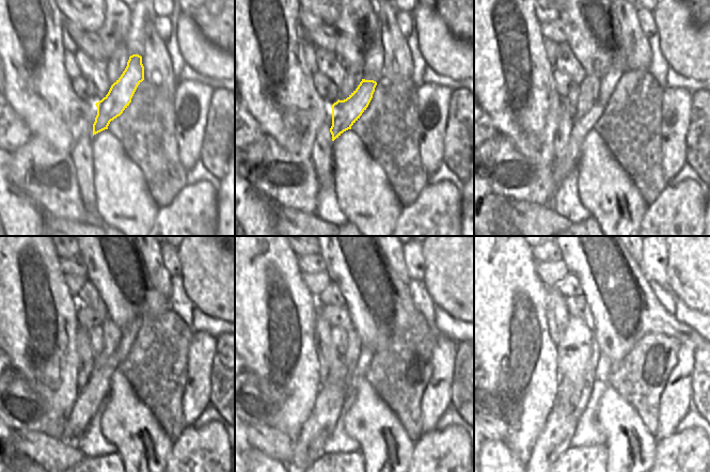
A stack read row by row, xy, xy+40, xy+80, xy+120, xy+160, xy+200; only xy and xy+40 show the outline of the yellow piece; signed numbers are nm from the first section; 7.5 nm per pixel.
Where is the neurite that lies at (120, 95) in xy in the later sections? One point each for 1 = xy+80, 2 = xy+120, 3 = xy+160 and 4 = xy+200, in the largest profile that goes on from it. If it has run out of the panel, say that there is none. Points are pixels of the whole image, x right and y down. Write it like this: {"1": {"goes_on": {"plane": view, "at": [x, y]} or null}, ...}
{"1": {"goes_on": {"plane": "xy+80", "at": [561, 168]}}, "2": {"goes_on": {"plane": "xy+120", "at": [90, 397]}}, "3": {"goes_on": {"plane": "xy+160", "at": [309, 446]}}, "4": {"goes_on": {"plane": "xy+200", "at": [555, 438]}}}

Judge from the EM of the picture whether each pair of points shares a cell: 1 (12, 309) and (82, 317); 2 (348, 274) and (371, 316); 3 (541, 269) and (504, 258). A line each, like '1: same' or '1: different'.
1: different
2: same
3: different

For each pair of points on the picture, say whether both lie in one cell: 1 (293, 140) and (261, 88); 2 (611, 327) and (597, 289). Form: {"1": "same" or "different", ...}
{"1": "same", "2": "same"}

